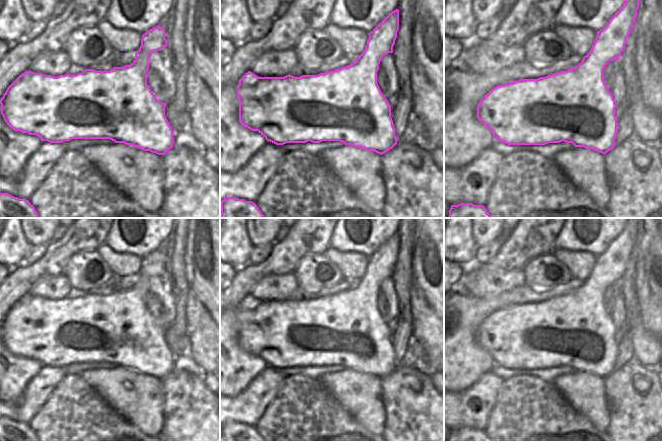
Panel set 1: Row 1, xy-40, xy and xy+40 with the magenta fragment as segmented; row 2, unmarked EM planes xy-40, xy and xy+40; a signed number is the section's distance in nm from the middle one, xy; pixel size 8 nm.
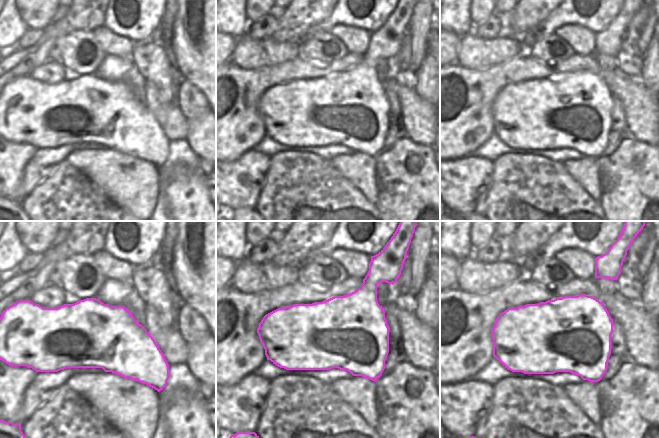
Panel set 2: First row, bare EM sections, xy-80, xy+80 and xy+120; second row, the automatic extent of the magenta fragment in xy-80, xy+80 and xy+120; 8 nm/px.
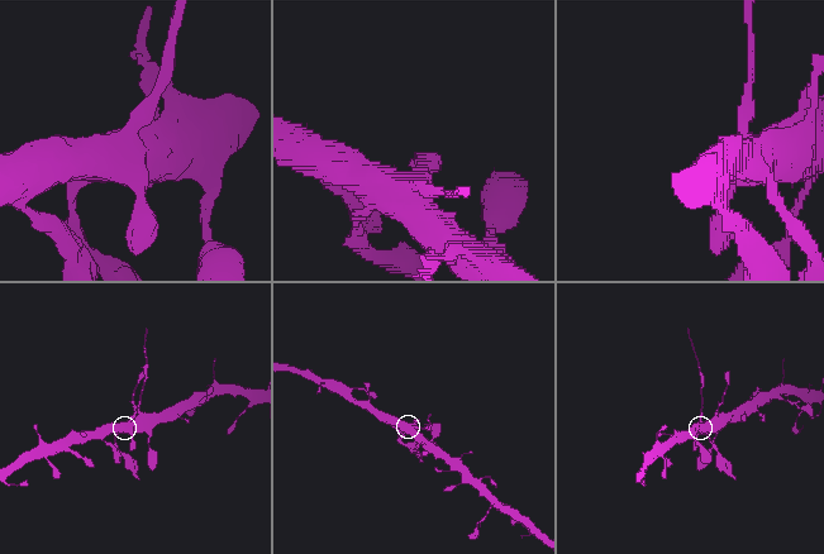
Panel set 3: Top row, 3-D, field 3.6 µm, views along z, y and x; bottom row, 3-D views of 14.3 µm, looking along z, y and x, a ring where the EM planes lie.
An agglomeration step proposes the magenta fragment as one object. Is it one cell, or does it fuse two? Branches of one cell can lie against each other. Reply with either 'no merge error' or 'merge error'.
merge error

